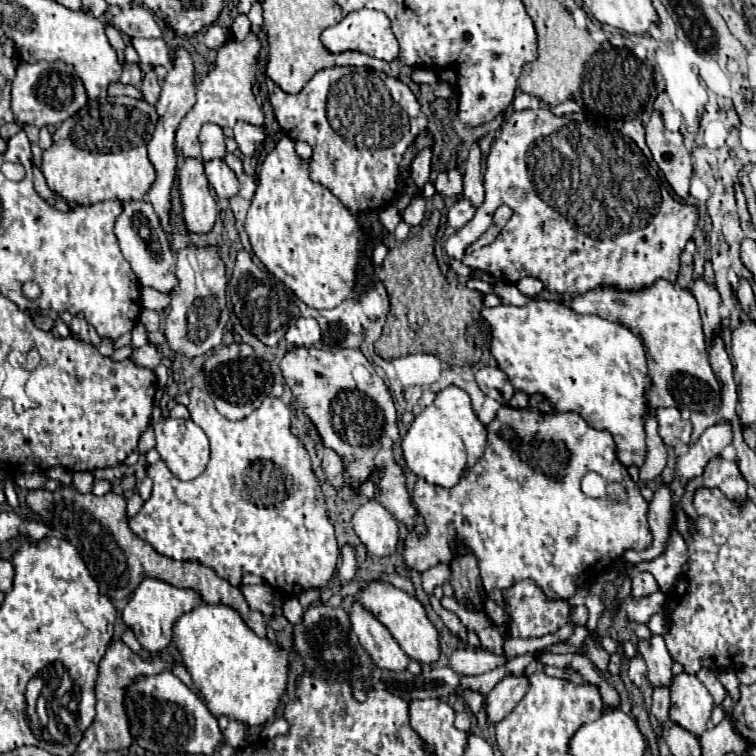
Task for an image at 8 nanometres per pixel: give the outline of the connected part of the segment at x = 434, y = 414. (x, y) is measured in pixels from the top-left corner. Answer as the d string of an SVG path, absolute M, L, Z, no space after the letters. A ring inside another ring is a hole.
M454 385L442 389L434 403L416 415L406 437L402 439L402 451L408 469L428 483L440 487L454 487L460 477L482 457L484 449L486 427L476 417L468 393Z

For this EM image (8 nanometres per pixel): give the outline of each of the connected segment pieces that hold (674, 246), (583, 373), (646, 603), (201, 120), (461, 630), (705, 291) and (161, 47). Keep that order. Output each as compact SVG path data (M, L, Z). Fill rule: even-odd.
M526 109L506 115L502 133L488 155L484 189L486 199L476 215L446 241L444 249L448 257L472 269L486 271L504 283L538 277L550 293L566 297L578 297L596 287L638 291L650 287L658 279L674 283L678 275L678 257L698 223L698 209L670 195L668 181L634 141L596 123L574 121L566 115L558 117L550 109ZM500 205L508 205L514 211L510 221L492 245L466 255L468 245L492 225L492 215Z
M532 299L524 307L498 305L484 307L482 317L492 327L492 355L498 361L498 367L510 375L516 391L542 393L554 403L554 411L574 411L582 415L582 419L594 429L606 429L612 433L618 459L622 465L638 465L644 463L644 413L646 413L646 387L650 383L646 375L646 351L642 341L620 323L602 319L598 315L580 315L566 307L560 301Z
M656 591L652 595L648 595L648 597L642 597L642 599L628 597L624 601L624 609L626 609L626 615L628 615L630 621L648 623L648 619L654 613L660 613L664 609L664 593Z
M250 33L244 41L230 39L226 41L216 55L214 69L210 69L206 75L202 75L198 87L196 87L196 105L190 109L190 113L182 119L178 131L176 131L176 147L182 151L186 157L200 157L200 129L204 123L216 123L222 129L224 127L234 127L236 121L246 121L246 123L264 123L264 113L256 103L254 97L254 85L256 85L256 63L258 63L258 53L262 45L260 39Z
M433 594L429 595L430 603L432 603L432 607L440 613L440 617L442 617L442 621L446 623L446 627L452 631L452 633L456 633L460 639L464 639L466 637L466 627L460 623L460 619L452 613L452 611L446 611L442 605L440 605L440 601L434 597Z
M698 277L692 285L692 295L696 297L700 305L700 315L702 315L702 325L706 339L710 341L714 333L720 329L720 295L718 289L712 287L704 277Z
M132 39L132 45L140 55L140 65L156 67L172 61L170 47L164 39Z

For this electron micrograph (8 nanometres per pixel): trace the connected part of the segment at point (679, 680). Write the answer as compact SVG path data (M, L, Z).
M680 673L674 677L670 685L672 693L672 707L670 719L690 731L692 735L700 737L706 731L710 721L710 713L714 709L714 699L710 691L688 673Z

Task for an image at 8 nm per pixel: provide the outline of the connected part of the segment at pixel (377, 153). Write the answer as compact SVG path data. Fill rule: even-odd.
M368 67L322 69L296 95L284 93L270 79L266 83L268 83L268 93L270 93L270 103L274 107L274 115L280 127L284 129L284 133L294 141L310 143L314 149L312 167L310 167L312 179L330 187L332 193L352 213L360 213L368 209L372 211L382 209L402 193L408 193L412 197L420 195L420 191L410 183L410 173L400 169L400 161L402 161L402 155L406 153L406 147L410 147L410 143L418 137L418 133L426 129L426 115L420 111L418 99L410 91L408 85L404 85L402 81L394 77L386 77L384 73L372 71Z

